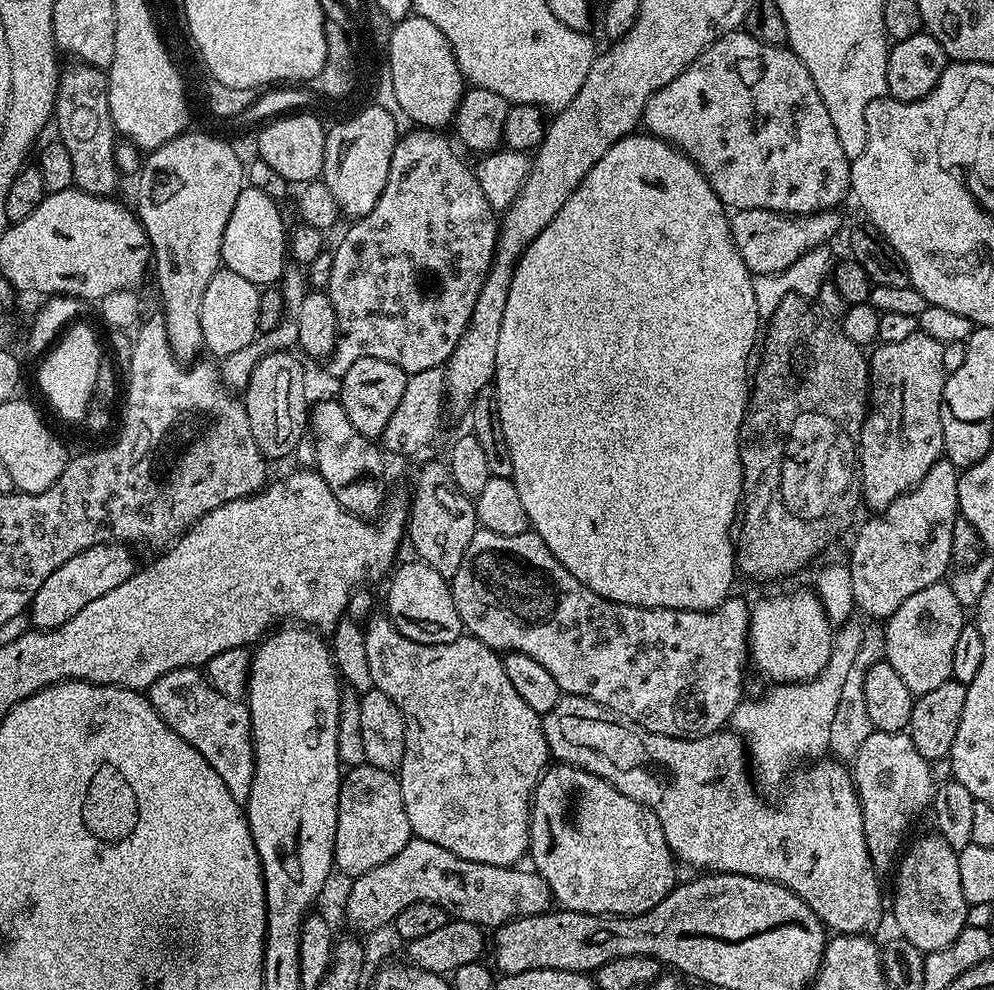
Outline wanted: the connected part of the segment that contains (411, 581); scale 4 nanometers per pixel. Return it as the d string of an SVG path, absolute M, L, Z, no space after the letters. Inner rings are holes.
M401 563L391 573L390 579L387 581L389 584L386 615L392 619L394 626L402 634L406 634L406 638L419 644L454 642L465 631L465 626L460 620L458 606L454 606L449 581L428 564L415 563L404 565Z

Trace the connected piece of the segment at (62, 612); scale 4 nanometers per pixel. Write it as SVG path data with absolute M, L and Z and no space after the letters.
M99 544L90 546L90 550L82 550L82 554L74 554L70 562L62 562L62 566L58 566L58 570L54 570L42 586L38 586L38 594L34 594L30 605L31 627L47 630L62 626L70 622L78 610L94 602L94 598L102 598L102 594L122 586L122 582L129 580L138 570L138 563L131 551L133 549L127 544Z

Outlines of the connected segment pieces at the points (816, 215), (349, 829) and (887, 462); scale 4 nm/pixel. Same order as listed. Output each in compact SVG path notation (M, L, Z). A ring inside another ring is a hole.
M742 208L733 211L730 216L734 246L738 250L738 254L742 254L742 262L746 262L748 271L752 273L753 277L781 272L786 270L786 266L794 266L794 262L798 258L802 258L802 254L806 254L806 250L814 250L814 246L822 246L832 242L836 236L836 231L840 228L838 213L839 211L829 210L814 212L811 216L789 216L761 208Z
M367 762L356 767L349 767L343 773L338 794L338 826L334 834L334 868L337 873L355 878L366 874L366 870L374 870L374 866L382 866L382 862L390 862L402 846L413 839L412 827L406 818L406 806L402 802L402 790L396 772L378 770L378 766L370 766Z
M917 331L903 342L877 343L871 349L868 362L868 391L870 407L864 417L858 445L858 487L863 503L868 503L873 513L884 511L890 502L894 502L911 488L916 488L922 478L944 456L944 439L942 438L942 418L940 404L944 400L945 345L940 344L928 334Z

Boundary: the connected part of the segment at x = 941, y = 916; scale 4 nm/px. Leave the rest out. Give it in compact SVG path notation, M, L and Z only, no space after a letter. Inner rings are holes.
M939 834L920 836L907 845L895 865L896 889L890 896L890 916L896 919L896 928L903 939L909 940L922 953L942 950L962 934L968 923L968 906L962 894L962 878L958 878L958 853Z

